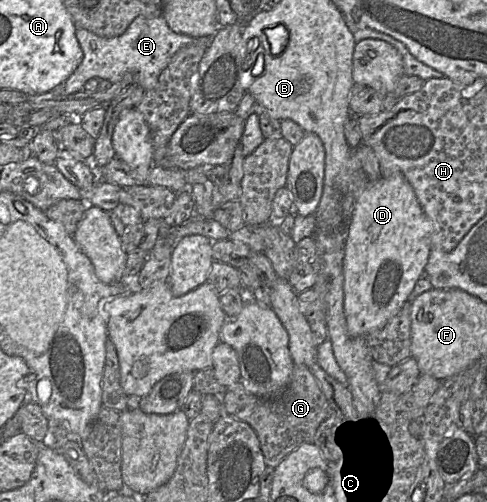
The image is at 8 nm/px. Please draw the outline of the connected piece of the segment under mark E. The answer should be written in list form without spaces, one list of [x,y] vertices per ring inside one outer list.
[[[163,16],[151,19],[136,17],[122,35],[113,38],[100,37],[79,27],[76,27],[75,34],[83,51],[83,59],[61,86],[61,94],[66,96],[82,91],[85,83],[91,78],[118,83],[128,72],[135,75],[136,83],[145,91],[154,89],[161,72],[179,49],[189,44],[205,44],[208,48],[211,39],[176,33],[169,28]]]

